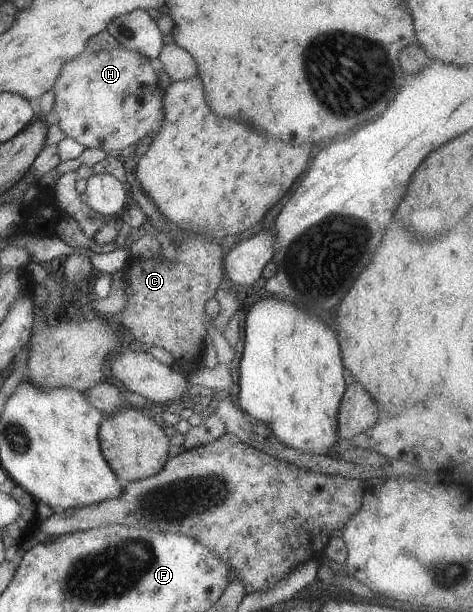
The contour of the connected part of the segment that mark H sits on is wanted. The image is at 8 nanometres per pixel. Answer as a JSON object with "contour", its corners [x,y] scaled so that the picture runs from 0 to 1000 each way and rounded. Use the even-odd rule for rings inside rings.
{"contour":[[[260,77],[197,87],[180,82],[135,103],[125,114],[110,139],[114,167],[108,193],[142,224],[178,242],[214,242],[226,253],[243,253],[262,240],[294,234],[304,221],[336,211],[345,176],[332,139],[332,111],[319,96]]]}

